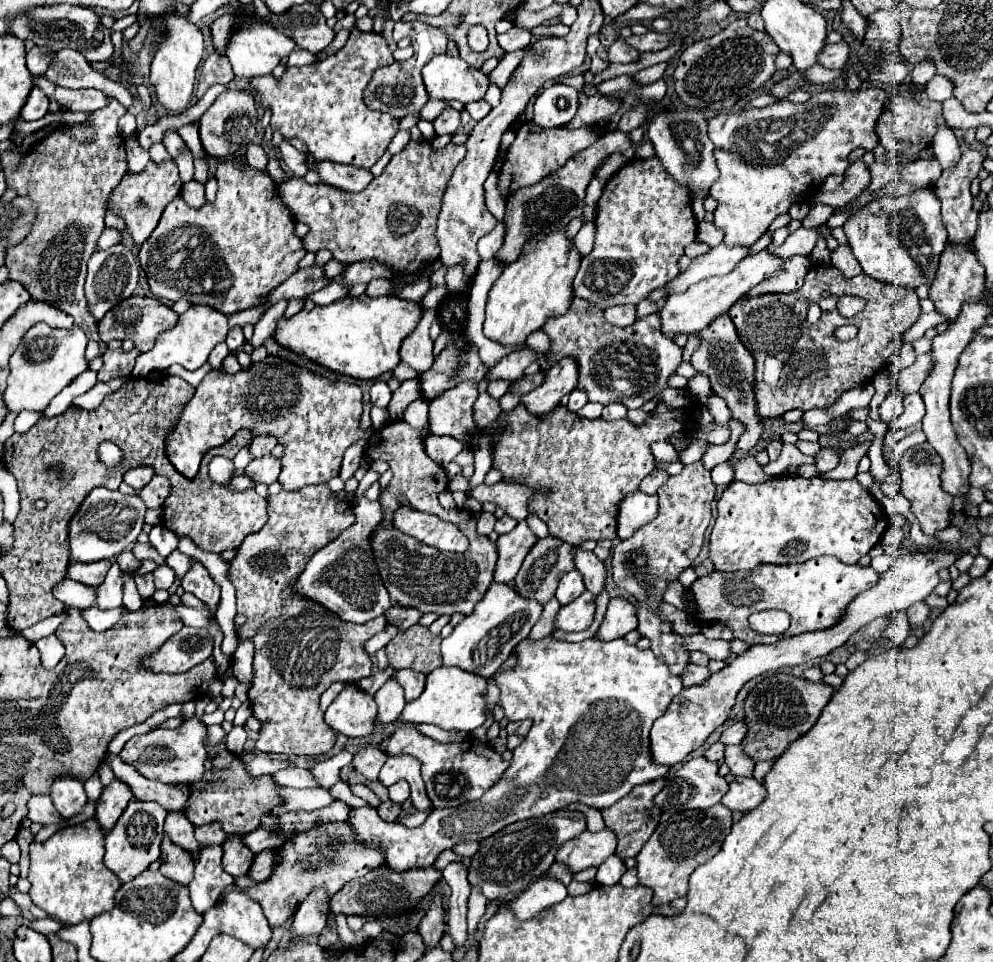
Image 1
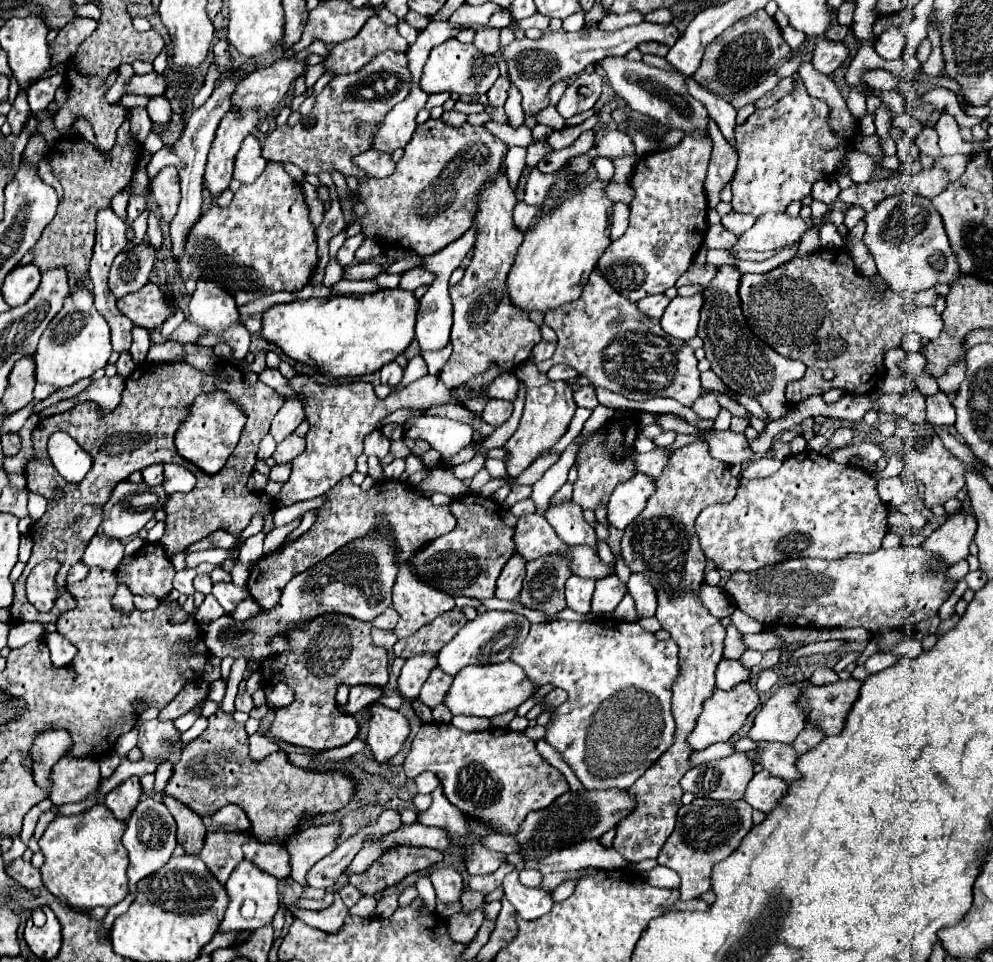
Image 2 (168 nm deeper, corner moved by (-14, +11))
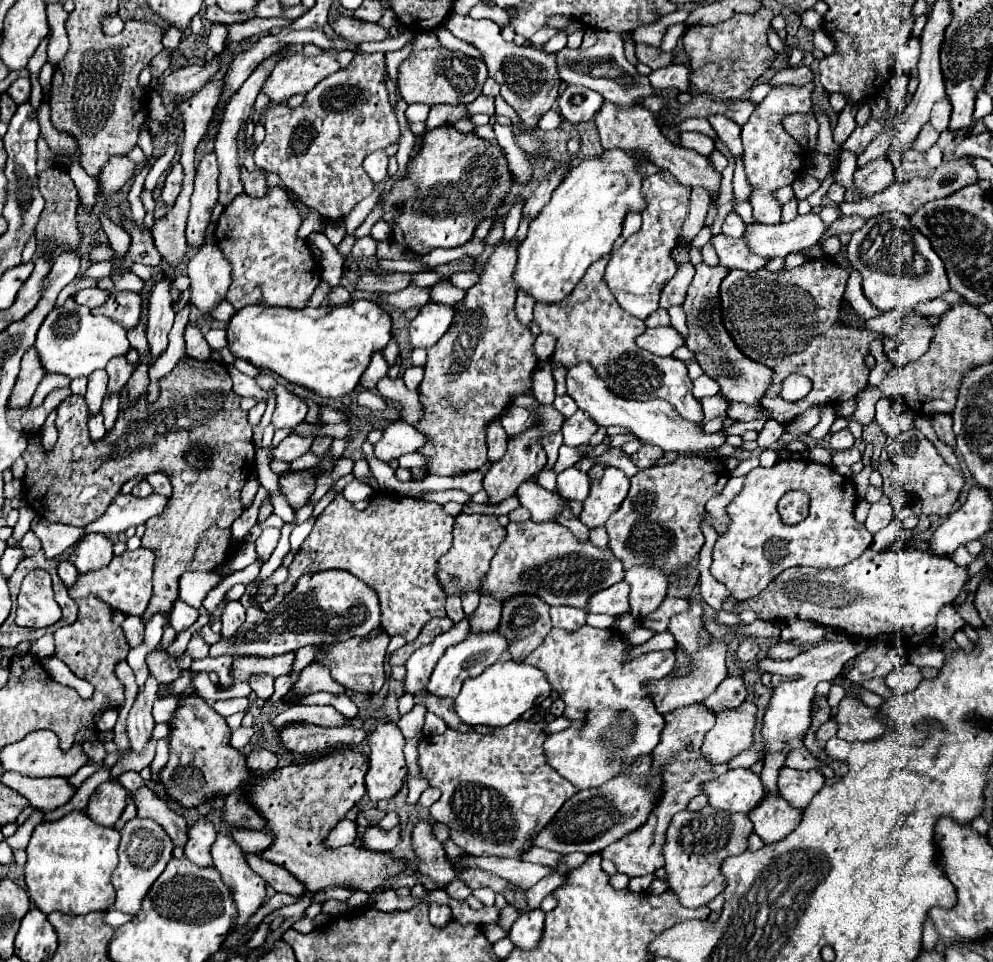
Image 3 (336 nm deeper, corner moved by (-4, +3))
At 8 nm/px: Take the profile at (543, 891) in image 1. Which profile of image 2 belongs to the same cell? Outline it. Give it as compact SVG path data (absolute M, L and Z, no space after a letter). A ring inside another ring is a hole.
M512 871L504 877L504 893L510 899L510 903L516 907L518 917L524 921L534 921L542 915L546 915L552 909L552 897L550 893L544 893L538 887L526 887L518 879L518 871Z

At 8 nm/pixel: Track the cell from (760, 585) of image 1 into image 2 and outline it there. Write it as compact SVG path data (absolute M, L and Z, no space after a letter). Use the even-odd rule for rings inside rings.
M894 547L878 549L868 555L848 555L840 561L826 559L788 559L756 573L734 573L726 583L726 593L734 599L736 607L764 625L790 625L790 627L864 627L876 633L884 627L916 627L922 619L934 617L938 607L952 595L954 587L944 573L928 573L926 565L932 561L920 547Z

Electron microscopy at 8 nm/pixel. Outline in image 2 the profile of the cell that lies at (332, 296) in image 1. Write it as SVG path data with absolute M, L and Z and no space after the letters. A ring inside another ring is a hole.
M386 272L381 273L378 277L374 278L374 281L384 288L396 288L399 286L401 275L388 274Z

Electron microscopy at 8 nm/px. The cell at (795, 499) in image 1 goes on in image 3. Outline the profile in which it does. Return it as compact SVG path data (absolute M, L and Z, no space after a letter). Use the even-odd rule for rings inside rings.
M794 457L794 459L780 459L770 469L756 467L746 475L744 489L726 507L730 525L728 525L728 531L718 535L714 543L710 573L714 579L718 579L720 583L728 587L734 599L744 601L744 599L758 595L778 573L782 573L788 567L796 567L796 565L808 565L808 567L818 567L818 569L844 567L856 557L860 557L872 543L872 533L864 527L864 523L858 523L854 519L856 503L858 503L858 493L856 493L854 481L850 477L836 473L836 469L828 465L820 465L810 459ZM796 489L810 495L810 507L808 507L810 517L796 525L788 525L780 519L776 507L786 491L796 491Z

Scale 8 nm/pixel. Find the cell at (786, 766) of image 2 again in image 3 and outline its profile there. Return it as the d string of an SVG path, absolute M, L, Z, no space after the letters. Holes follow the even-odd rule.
M784 765L778 771L778 789L782 797L798 809L804 809L822 785L824 785L824 775L820 769L798 771Z

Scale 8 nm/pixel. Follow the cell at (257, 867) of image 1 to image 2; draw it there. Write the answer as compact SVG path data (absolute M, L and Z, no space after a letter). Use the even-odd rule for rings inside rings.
M334 821L328 825L312 825L294 833L288 839L288 853L292 863L292 877L306 889L306 873L308 869L318 863L322 857L336 849L336 841L342 835L342 823Z

